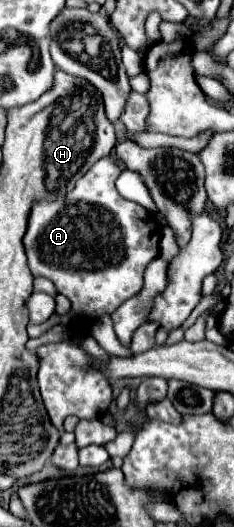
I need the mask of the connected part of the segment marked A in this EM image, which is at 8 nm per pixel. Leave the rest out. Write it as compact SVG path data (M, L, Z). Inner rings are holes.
M108 156L98 160L70 190L64 198L54 202L40 200L34 202L28 214L28 230L24 234L24 248L28 256L28 268L34 276L44 276L54 282L56 290L72 302L72 312L84 318L98 318L102 314L112 314L124 300L132 298L142 288L142 276L152 258L158 256L158 244L162 238L162 228L154 216L140 204L124 200L114 180L122 170Z

